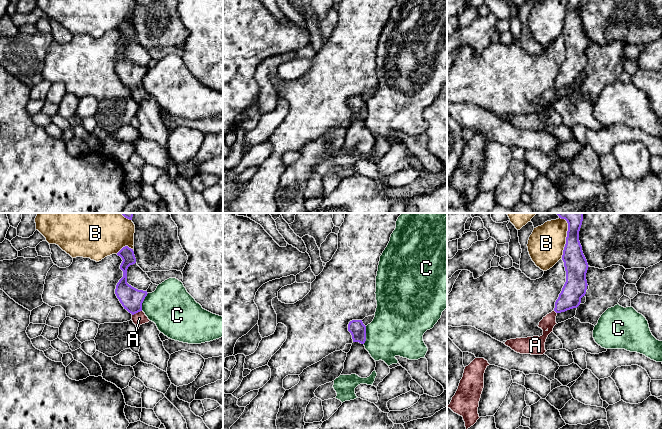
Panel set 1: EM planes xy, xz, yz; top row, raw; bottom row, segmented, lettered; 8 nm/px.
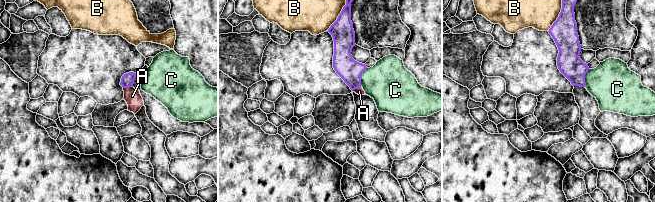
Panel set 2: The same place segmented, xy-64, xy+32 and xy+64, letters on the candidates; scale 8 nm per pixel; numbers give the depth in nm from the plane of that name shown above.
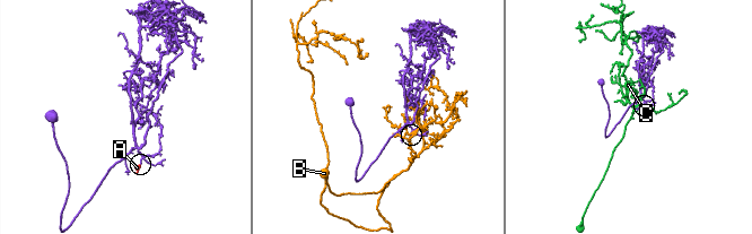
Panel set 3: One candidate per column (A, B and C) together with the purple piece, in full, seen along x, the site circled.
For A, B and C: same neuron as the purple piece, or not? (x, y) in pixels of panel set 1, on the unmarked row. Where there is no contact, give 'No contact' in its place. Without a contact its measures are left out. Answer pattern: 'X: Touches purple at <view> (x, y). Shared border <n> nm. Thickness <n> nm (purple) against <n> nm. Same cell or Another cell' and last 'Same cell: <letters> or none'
A: Touches purple at xy (136, 88). Shared border 90 nm. Thickness 180 nm (purple) against 100 nm. Same cell
B: Touches purple at yz (566, 17). Shared border 280 nm. Thickness 190 nm (purple) against 280 nm. Another cell
C: Touches purple at xy (142, 78). Shared border 160 nm. Thickness 180 nm (purple) against 360 nm. Another cell
Same cell: A

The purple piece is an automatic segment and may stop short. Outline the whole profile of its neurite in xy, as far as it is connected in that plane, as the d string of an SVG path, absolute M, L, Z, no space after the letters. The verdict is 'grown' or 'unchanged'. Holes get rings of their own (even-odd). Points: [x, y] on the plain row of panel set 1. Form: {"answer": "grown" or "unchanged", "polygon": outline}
{"answer": "grown", "polygon": "M125 22L117 31L123 36L120 41L120 45L123 47L123 53L116 61L115 70L124 85L132 90L132 97L139 105L142 100L150 97L142 87L142 79L148 69L147 67L138 66L127 59L127 45L130 41L136 39L133 25Z"}

